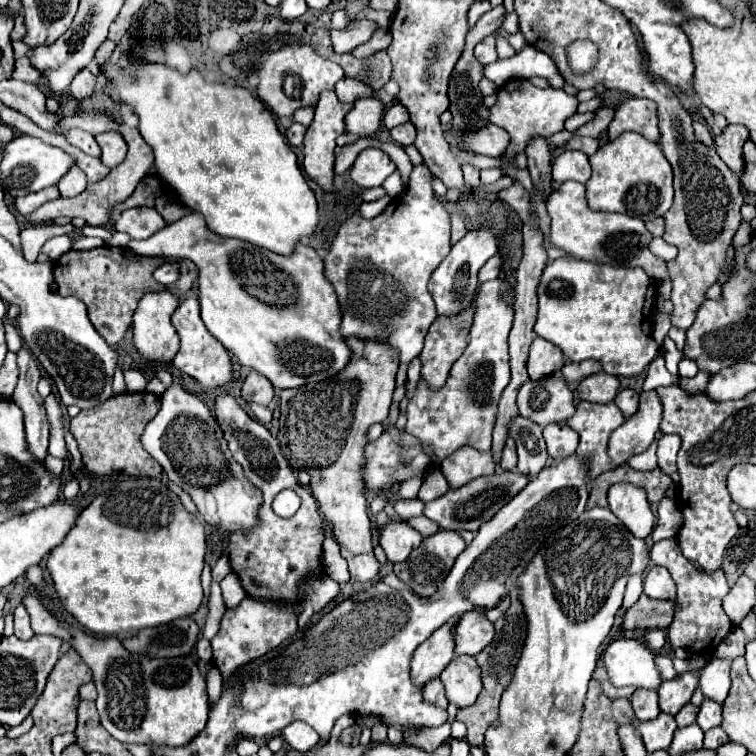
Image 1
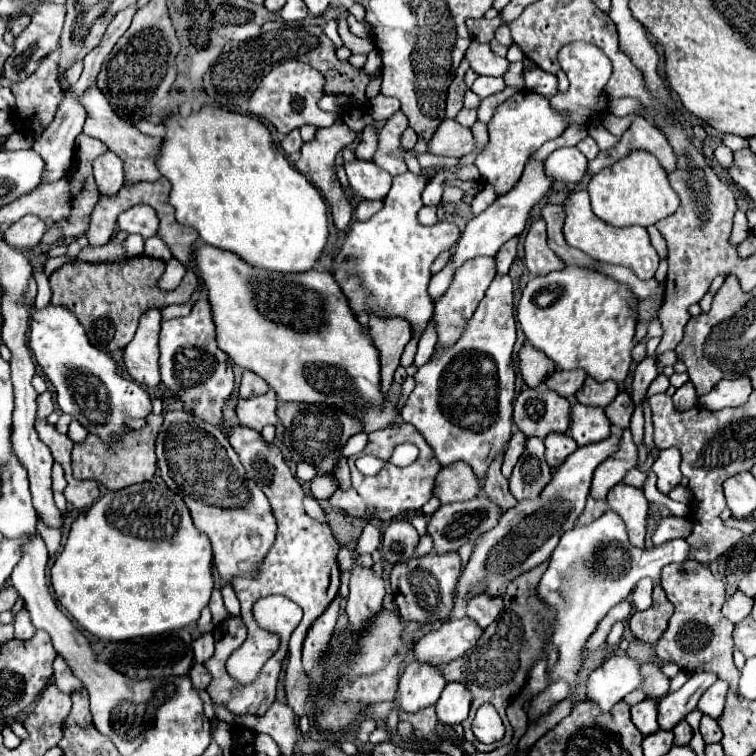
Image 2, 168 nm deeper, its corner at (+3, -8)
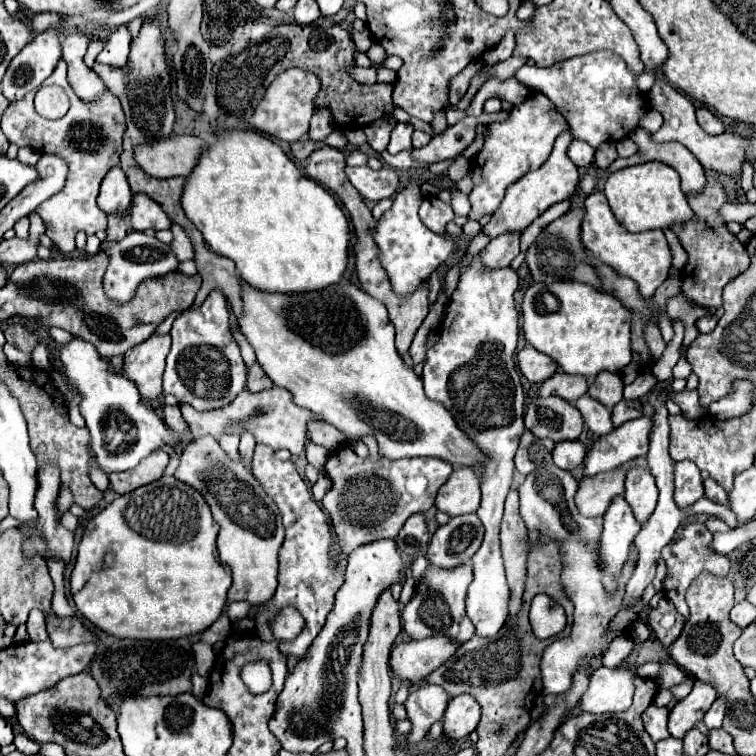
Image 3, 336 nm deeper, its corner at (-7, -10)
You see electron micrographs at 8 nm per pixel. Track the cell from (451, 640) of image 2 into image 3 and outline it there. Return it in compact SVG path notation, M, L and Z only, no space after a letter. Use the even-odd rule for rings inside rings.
M440 636L402 642L394 646L390 666L400 678L416 682L452 658L452 654L456 654L456 648L456 642L448 642L448 638Z

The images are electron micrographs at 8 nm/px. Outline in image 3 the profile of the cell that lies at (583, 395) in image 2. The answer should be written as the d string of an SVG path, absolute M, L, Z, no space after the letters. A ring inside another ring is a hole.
M600 372L594 382L590 384L588 388L588 394L602 402L604 406L612 408L616 406L620 400L622 400L622 388L624 388L624 382L618 374L612 374L612 372Z

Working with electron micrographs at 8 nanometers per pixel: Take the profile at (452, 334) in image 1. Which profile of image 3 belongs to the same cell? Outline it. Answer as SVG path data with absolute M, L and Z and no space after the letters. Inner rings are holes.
M502 234L500 238L490 240L490 244L480 252L482 266L486 270L500 270L508 268L510 262L520 252L520 234Z

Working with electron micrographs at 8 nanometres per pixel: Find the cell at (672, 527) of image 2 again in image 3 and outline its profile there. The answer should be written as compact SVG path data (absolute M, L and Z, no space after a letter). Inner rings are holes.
M688 522L688 524L682 526L682 530L680 530L678 538L674 540L674 544L666 546L666 552L662 552L662 558L664 558L666 568L668 568L666 578L664 578L664 596L676 606L676 610L678 610L684 618L688 618L688 604L686 604L684 596L686 596L686 590L688 590L690 582L692 582L704 568L706 568L708 572L716 574L716 576L726 576L726 574L728 574L728 568L730 568L728 558L726 558L726 562L716 562L716 556L714 556L714 554L704 552L704 548L708 546L710 538L712 538L712 532L710 532L702 522Z

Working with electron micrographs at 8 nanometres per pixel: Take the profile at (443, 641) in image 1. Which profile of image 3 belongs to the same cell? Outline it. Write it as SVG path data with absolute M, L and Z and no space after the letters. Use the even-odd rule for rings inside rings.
M418 680L418 690L410 692L406 700L406 712L408 720L412 722L412 732L408 734L408 742L420 742L430 726L438 720L442 720L446 704L448 704L448 694L440 690L440 686L432 686L430 682Z

